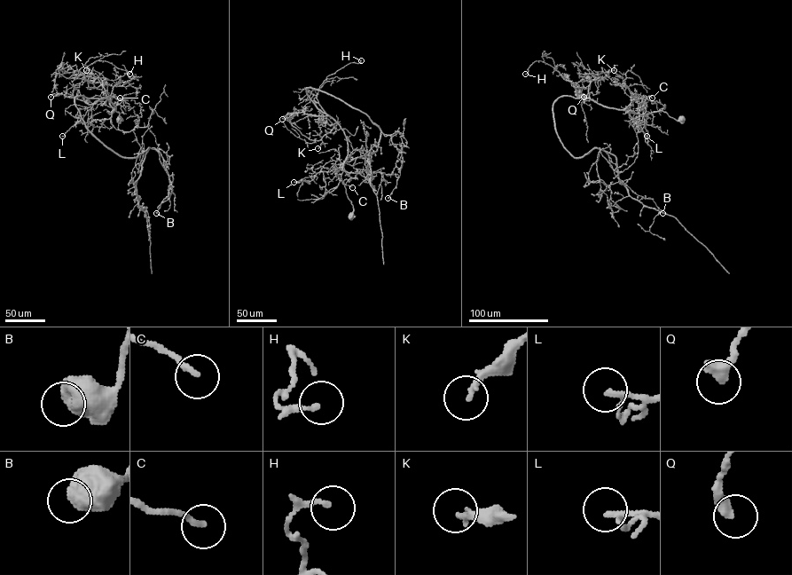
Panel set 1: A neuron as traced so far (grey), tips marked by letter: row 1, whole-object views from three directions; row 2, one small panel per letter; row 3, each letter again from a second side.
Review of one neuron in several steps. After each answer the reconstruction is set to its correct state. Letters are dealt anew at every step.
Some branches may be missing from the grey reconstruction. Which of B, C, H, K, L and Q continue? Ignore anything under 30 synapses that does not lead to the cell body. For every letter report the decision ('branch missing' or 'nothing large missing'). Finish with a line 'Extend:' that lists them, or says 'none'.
B: nothing large missing
C: nothing large missing
H: nothing large missing
K: nothing large missing
L: nothing large missing
Q: nothing large missing
Extend: none

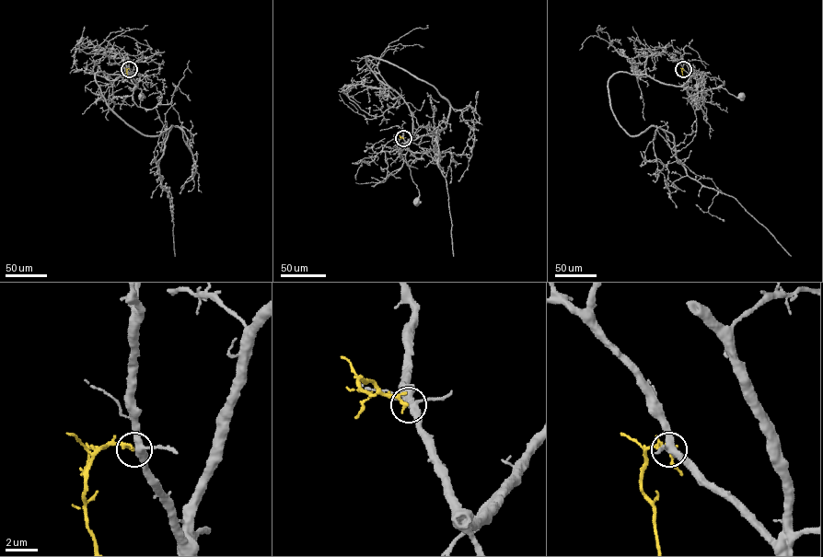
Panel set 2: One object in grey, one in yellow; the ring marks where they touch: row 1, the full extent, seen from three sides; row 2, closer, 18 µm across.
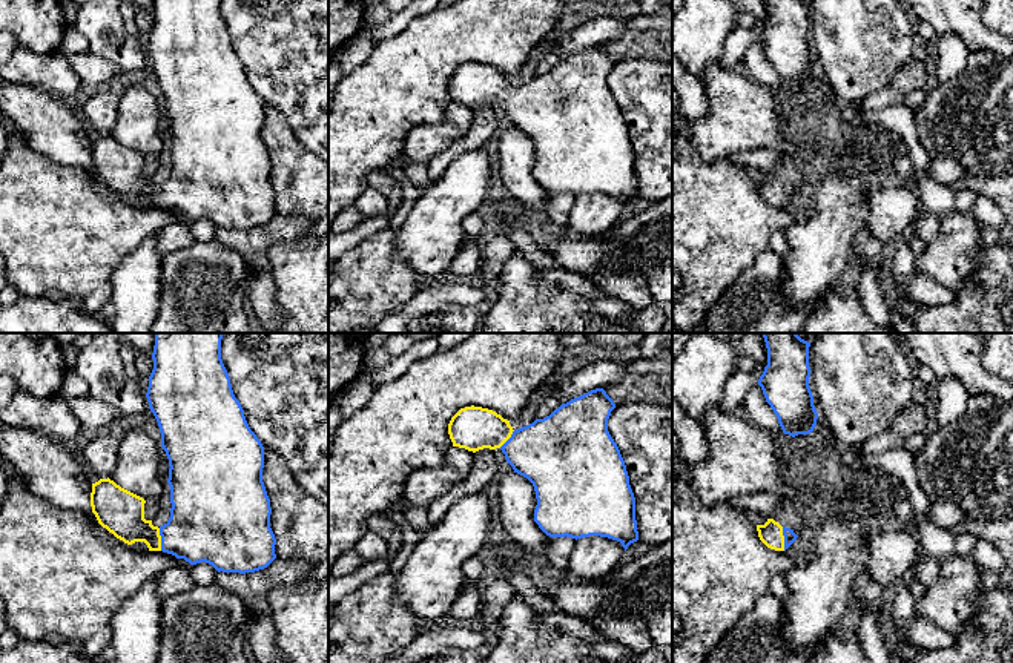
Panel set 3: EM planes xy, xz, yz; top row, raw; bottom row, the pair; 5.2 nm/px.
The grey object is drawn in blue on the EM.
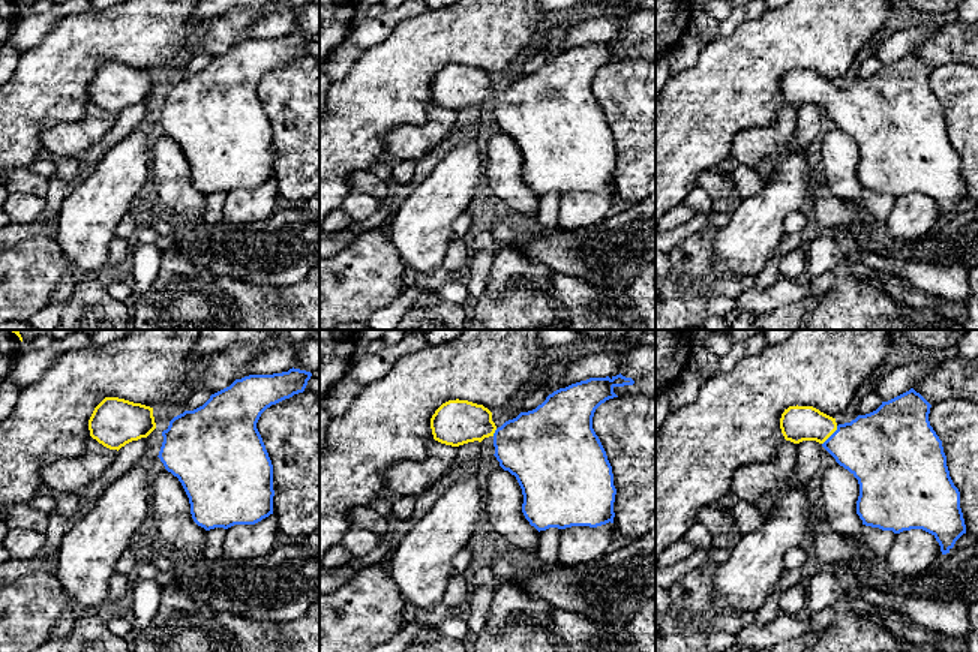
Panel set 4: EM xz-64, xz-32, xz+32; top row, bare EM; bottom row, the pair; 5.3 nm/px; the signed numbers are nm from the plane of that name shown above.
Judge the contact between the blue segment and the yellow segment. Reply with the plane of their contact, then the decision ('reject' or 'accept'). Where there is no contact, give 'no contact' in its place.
yz | accept

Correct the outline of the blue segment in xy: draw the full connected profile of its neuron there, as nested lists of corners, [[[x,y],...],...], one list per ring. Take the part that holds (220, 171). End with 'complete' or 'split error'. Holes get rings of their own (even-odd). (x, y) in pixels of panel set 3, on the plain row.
[[[155,0],[147,58],[169,115],[170,173],[163,183],[144,175],[146,157],[114,137],[92,140],[91,163],[98,180],[127,201],[144,198],[190,221],[206,218],[218,229],[255,229],[275,215],[270,155],[262,138],[264,103],[250,86],[221,15],[221,0]]] | split error

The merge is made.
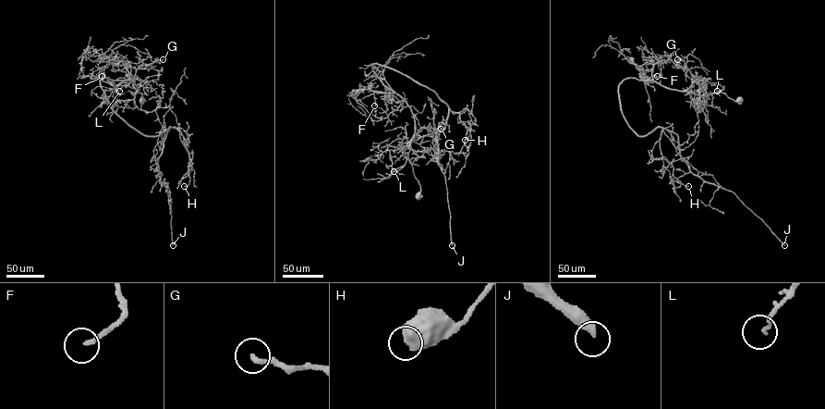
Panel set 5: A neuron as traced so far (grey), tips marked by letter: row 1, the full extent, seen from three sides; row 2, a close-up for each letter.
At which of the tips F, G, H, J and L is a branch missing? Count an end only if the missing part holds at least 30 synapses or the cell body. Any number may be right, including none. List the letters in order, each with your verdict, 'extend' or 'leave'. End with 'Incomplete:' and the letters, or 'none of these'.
F: extend
G: leave
H: leave
J: extend
L: leave
Incomplete: F, J

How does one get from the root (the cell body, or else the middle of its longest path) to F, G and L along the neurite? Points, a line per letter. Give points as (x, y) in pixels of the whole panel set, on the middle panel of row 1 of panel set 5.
F: (418, 196), (420, 185), (408, 155), (414, 132), (411, 109), (395, 92), (374, 92), (374, 105)
G: (418, 196), (420, 185), (408, 155), (413, 138), (408, 142), (424, 136), (433, 136), (441, 129)
L: (418, 196), (420, 185), (408, 155), (413, 138), (404, 149), (406, 159), (404, 166), (394, 171)

